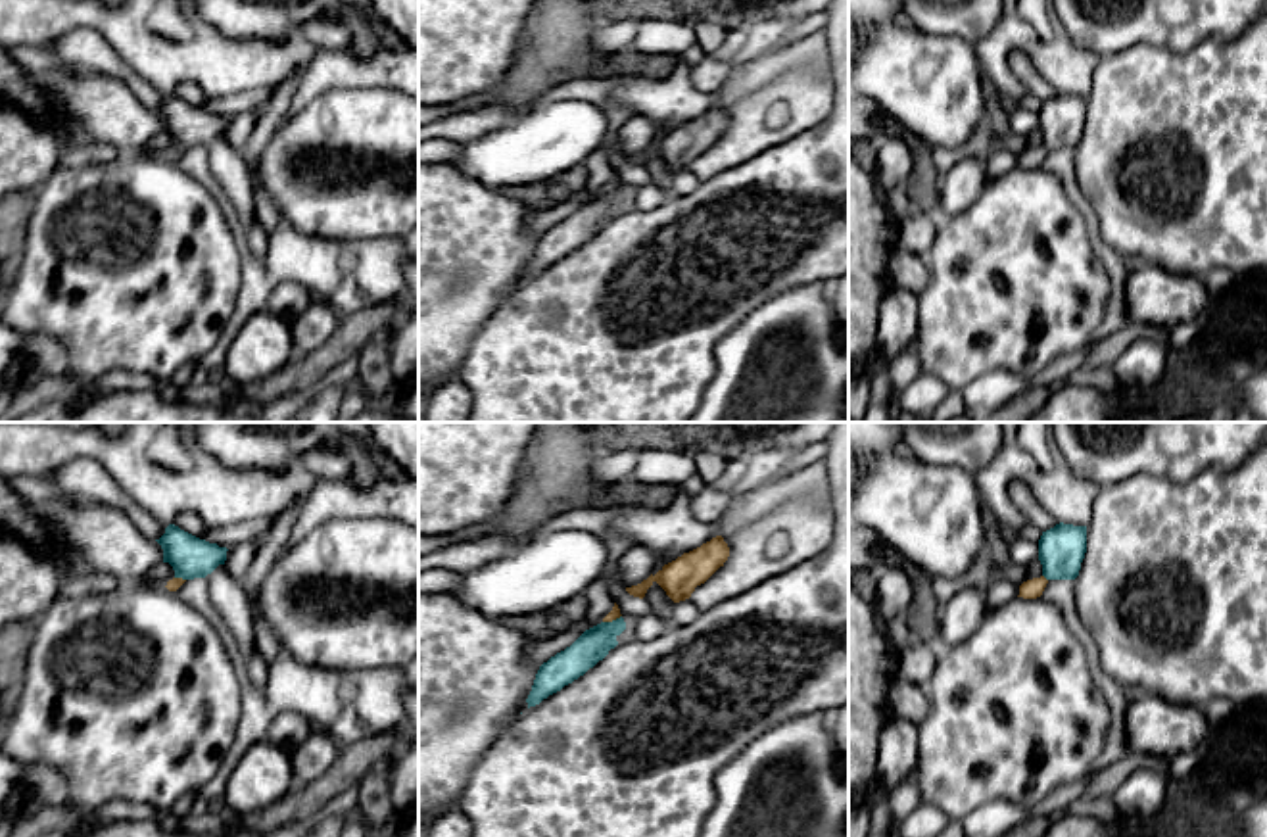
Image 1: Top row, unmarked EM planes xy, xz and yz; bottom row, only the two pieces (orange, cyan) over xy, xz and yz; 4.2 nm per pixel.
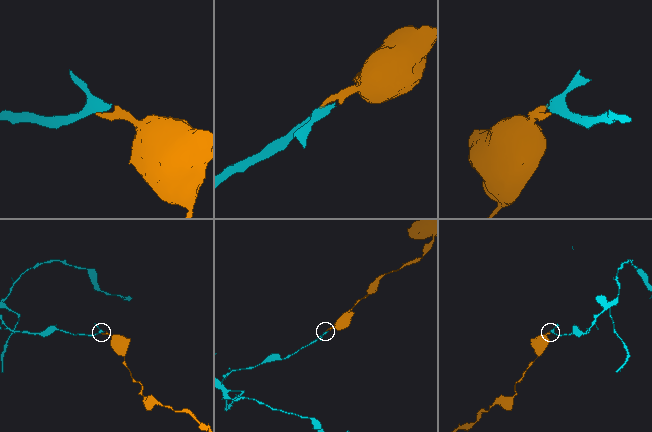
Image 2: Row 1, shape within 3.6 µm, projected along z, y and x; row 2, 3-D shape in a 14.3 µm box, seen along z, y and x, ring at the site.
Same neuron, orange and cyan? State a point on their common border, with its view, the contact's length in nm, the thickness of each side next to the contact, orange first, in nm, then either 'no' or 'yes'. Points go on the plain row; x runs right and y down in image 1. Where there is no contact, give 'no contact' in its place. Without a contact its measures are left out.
contact yz (1045, 148); length 40 nm; calibres 80 and 190 nm; yes

